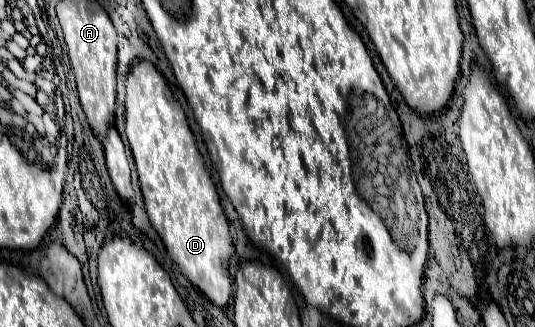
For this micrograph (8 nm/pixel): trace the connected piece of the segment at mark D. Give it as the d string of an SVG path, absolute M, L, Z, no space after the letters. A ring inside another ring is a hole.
M147 60L137 62L129 70L125 110L125 132L133 150L145 210L153 228L161 236L167 254L179 266L181 274L215 306L227 308L233 286L227 270L233 252L229 222L221 208L215 184L205 170L183 108L173 98L165 78Z

